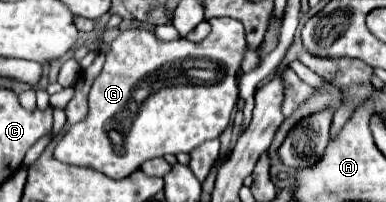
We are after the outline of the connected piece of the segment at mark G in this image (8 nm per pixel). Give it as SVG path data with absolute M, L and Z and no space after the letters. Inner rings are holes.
M229 17L211 19L211 33L203 41L194 43L178 38L167 43L155 39L155 33L145 29L123 31L107 53L101 75L95 79L89 93L89 115L85 121L73 125L57 143L55 157L65 163L93 167L111 179L125 179L151 157L163 157L167 153L189 153L197 145L209 139L217 139L229 125L231 111L239 99L237 73L241 71L243 55L247 49L245 29L239 21ZM109 131L121 133L121 145L115 145Z

